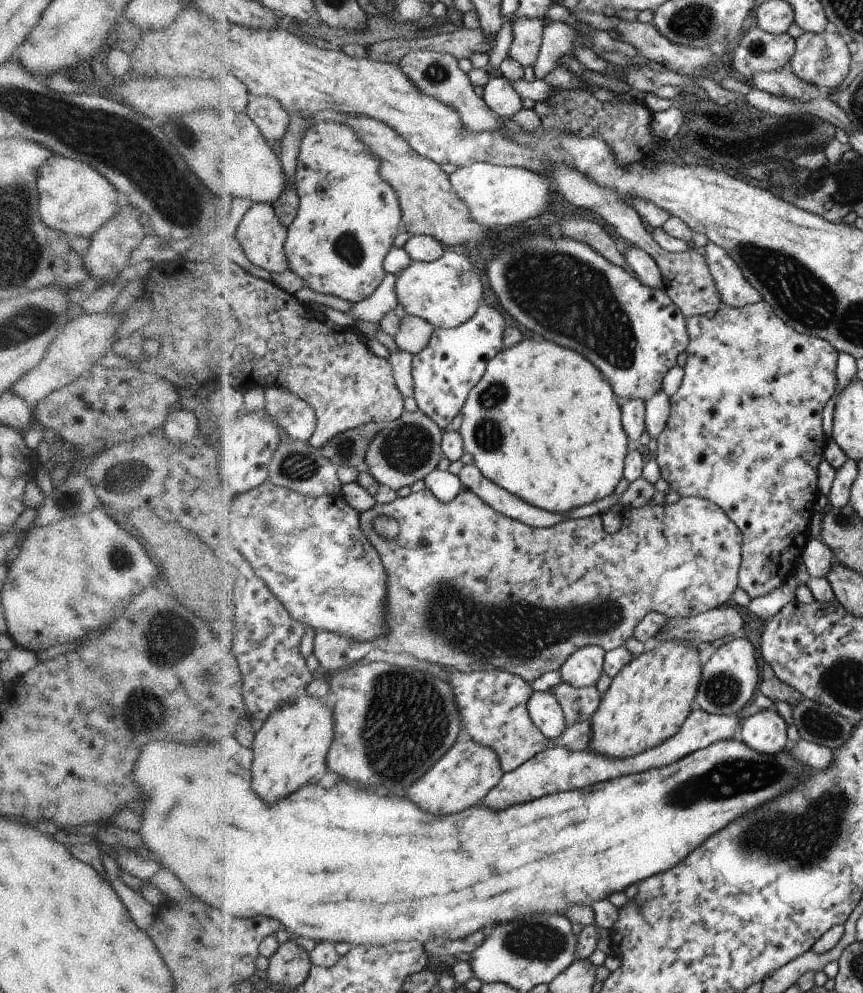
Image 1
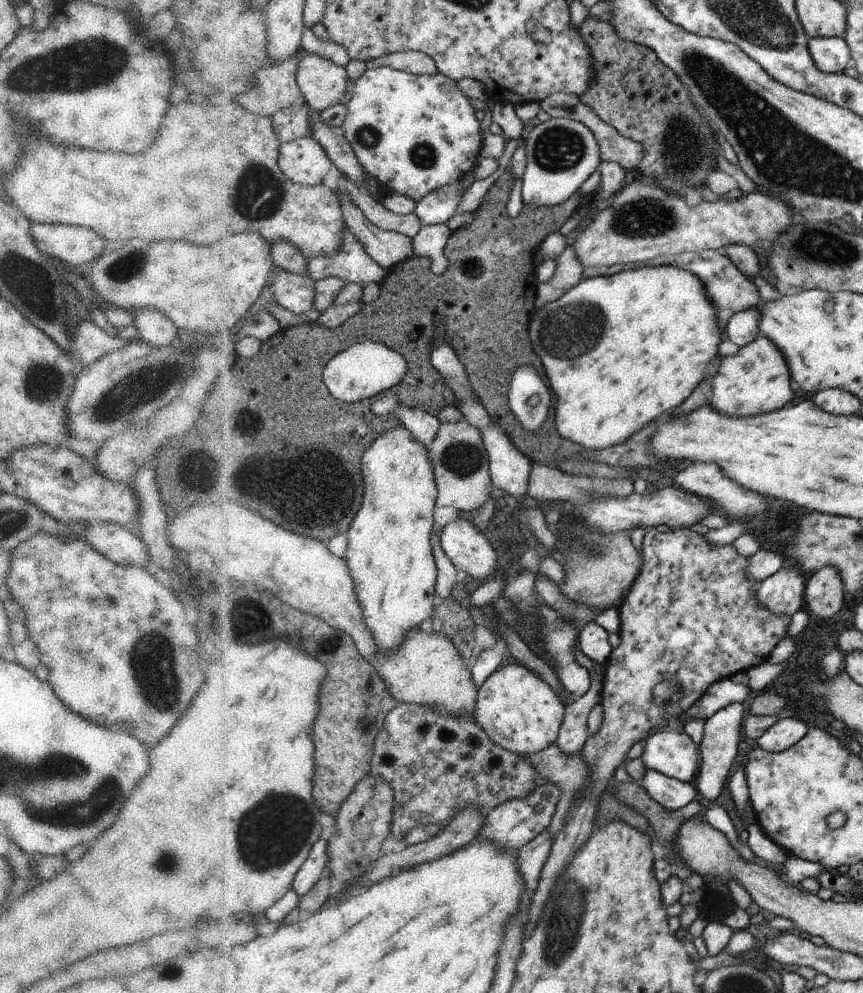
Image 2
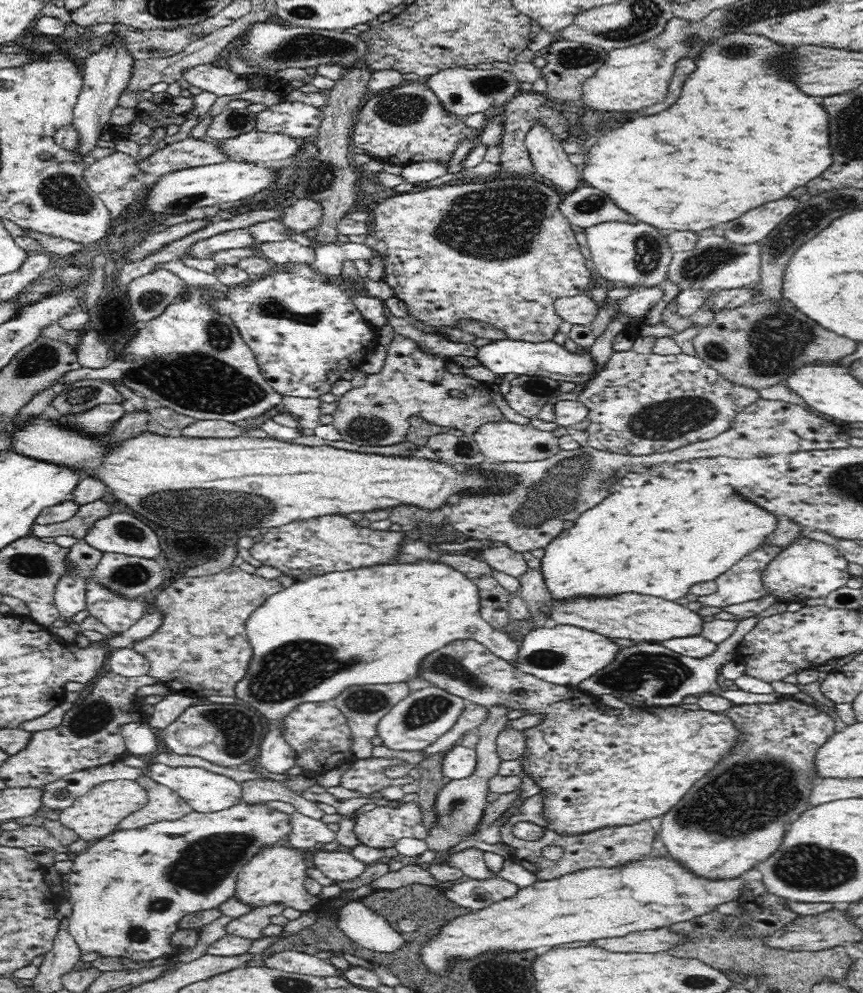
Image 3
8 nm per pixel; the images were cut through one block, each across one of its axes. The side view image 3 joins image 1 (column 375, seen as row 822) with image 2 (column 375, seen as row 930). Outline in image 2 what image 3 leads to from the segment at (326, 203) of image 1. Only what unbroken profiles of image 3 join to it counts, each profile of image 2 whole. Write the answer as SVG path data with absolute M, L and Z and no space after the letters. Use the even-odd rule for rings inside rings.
M392 66L368 68L356 81L347 108L344 132L362 166L381 183L386 183L390 191L412 196L417 203L448 184L460 182L478 164L482 146L480 122L460 84L443 73L412 74Z

